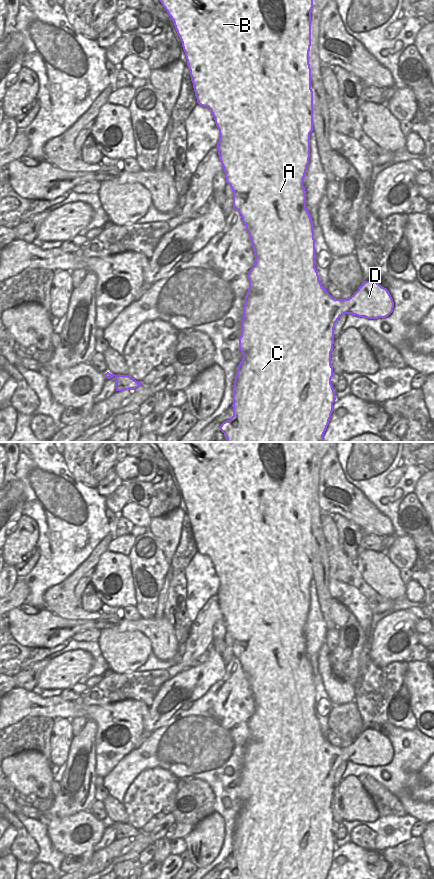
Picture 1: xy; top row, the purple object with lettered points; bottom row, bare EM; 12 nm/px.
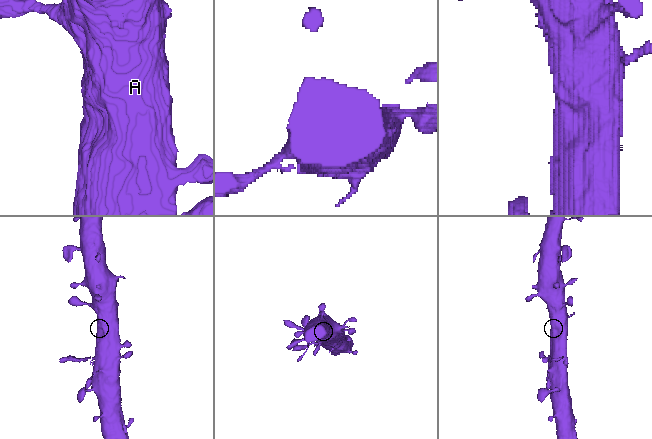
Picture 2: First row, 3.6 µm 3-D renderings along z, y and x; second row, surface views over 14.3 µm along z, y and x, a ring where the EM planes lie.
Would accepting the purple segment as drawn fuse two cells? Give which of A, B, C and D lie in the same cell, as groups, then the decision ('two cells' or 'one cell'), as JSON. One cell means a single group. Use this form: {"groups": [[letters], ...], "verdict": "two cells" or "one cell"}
{"groups": [["A", "B", "C", "D"]], "verdict": "one cell"}

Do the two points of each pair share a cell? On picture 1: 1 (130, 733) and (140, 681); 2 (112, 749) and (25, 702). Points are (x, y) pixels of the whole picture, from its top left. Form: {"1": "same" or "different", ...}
{"1": "different", "2": "same"}

